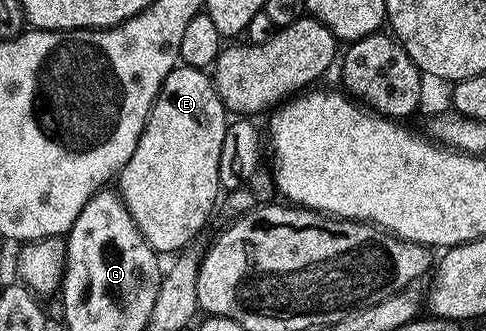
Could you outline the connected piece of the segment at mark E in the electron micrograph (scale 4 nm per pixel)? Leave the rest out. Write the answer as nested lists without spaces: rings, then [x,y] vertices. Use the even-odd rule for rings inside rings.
[[[176,66],[173,71],[165,78],[165,82],[159,91],[159,97],[155,99],[155,103],[151,106],[151,112],[147,115],[147,124],[143,127],[143,133],[139,135],[137,146],[133,150],[133,154],[129,158],[129,162],[123,167],[123,171],[118,173],[119,192],[123,195],[121,200],[122,207],[126,208],[131,223],[134,224],[136,230],[146,241],[149,247],[155,249],[156,253],[171,252],[178,253],[180,250],[186,249],[191,238],[202,228],[203,223],[207,220],[207,215],[211,212],[211,207],[215,204],[219,192],[221,196],[221,185],[219,182],[219,165],[224,163],[225,157],[221,154],[221,142],[225,142],[225,130],[229,123],[229,113],[223,107],[219,96],[215,93],[215,87],[210,75],[202,68],[189,68],[186,66]]]

